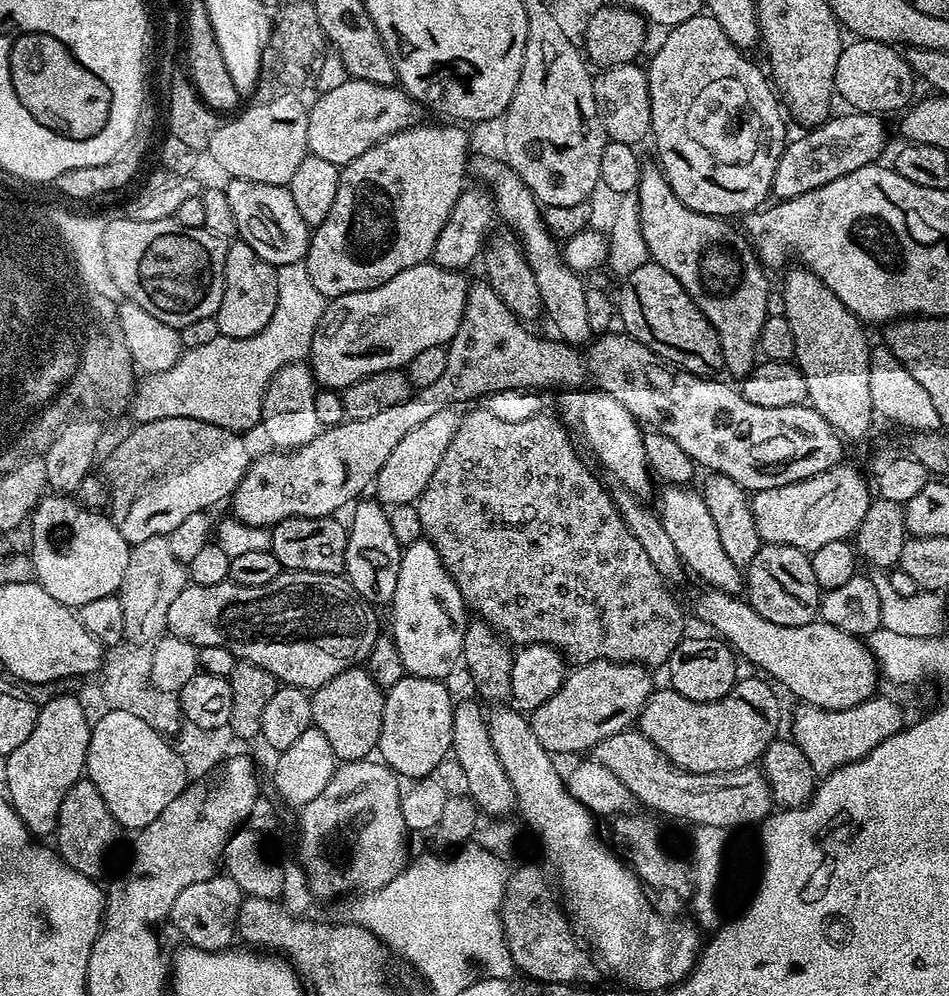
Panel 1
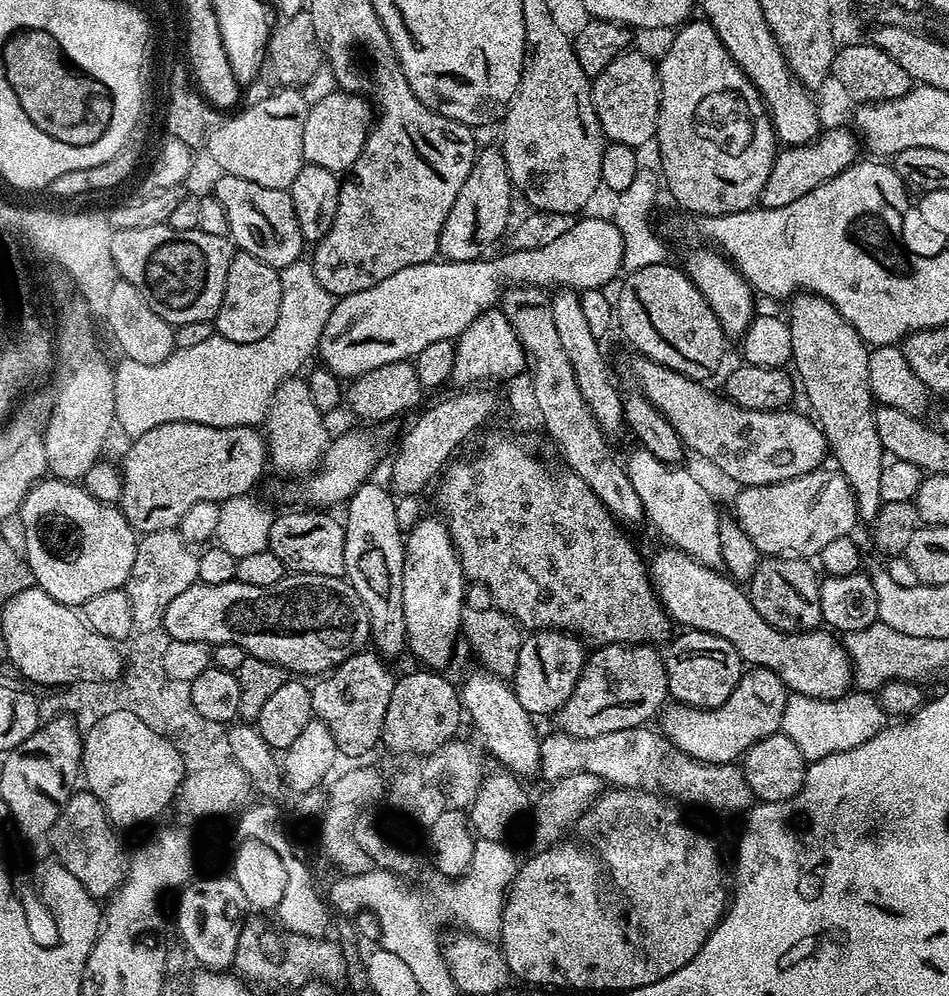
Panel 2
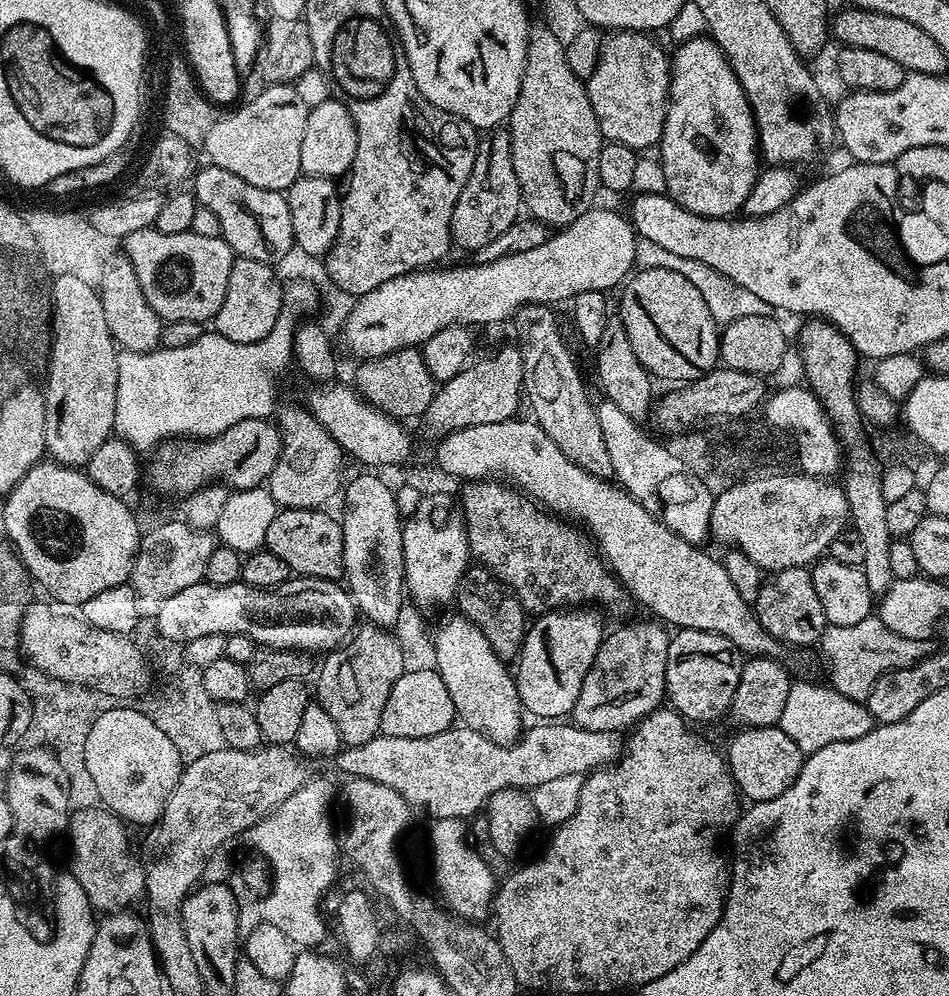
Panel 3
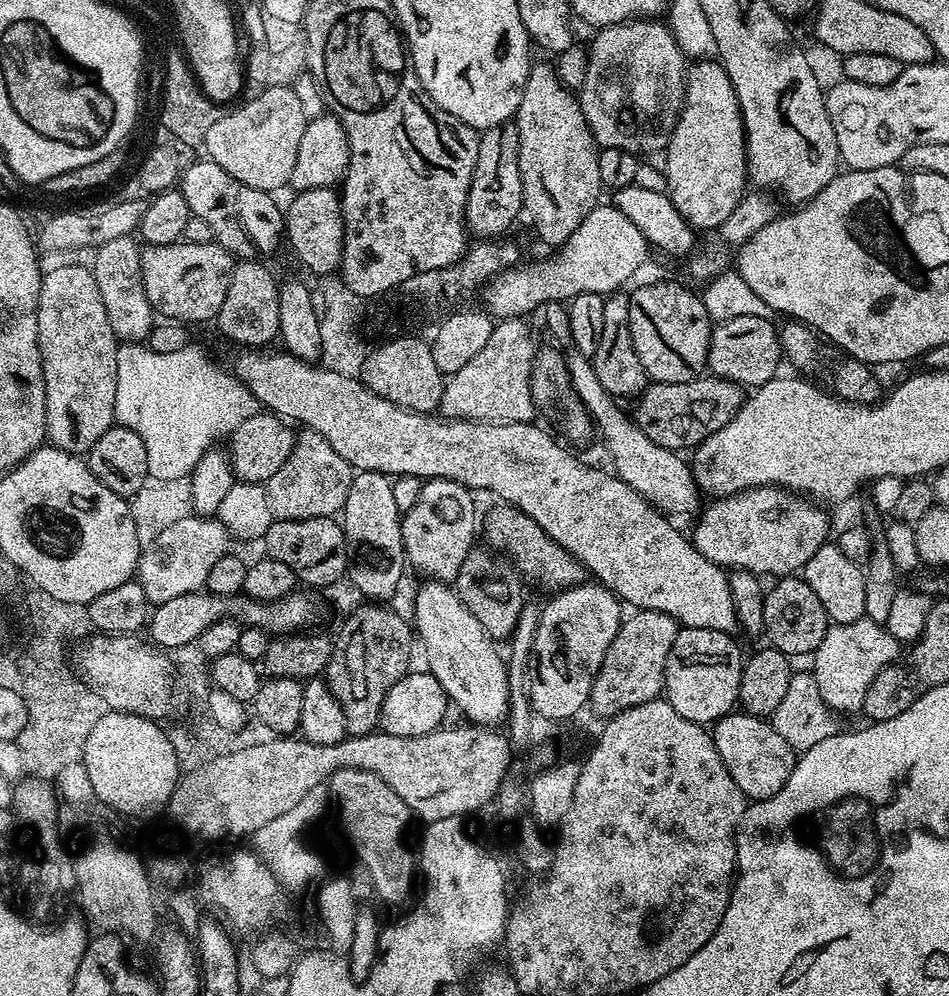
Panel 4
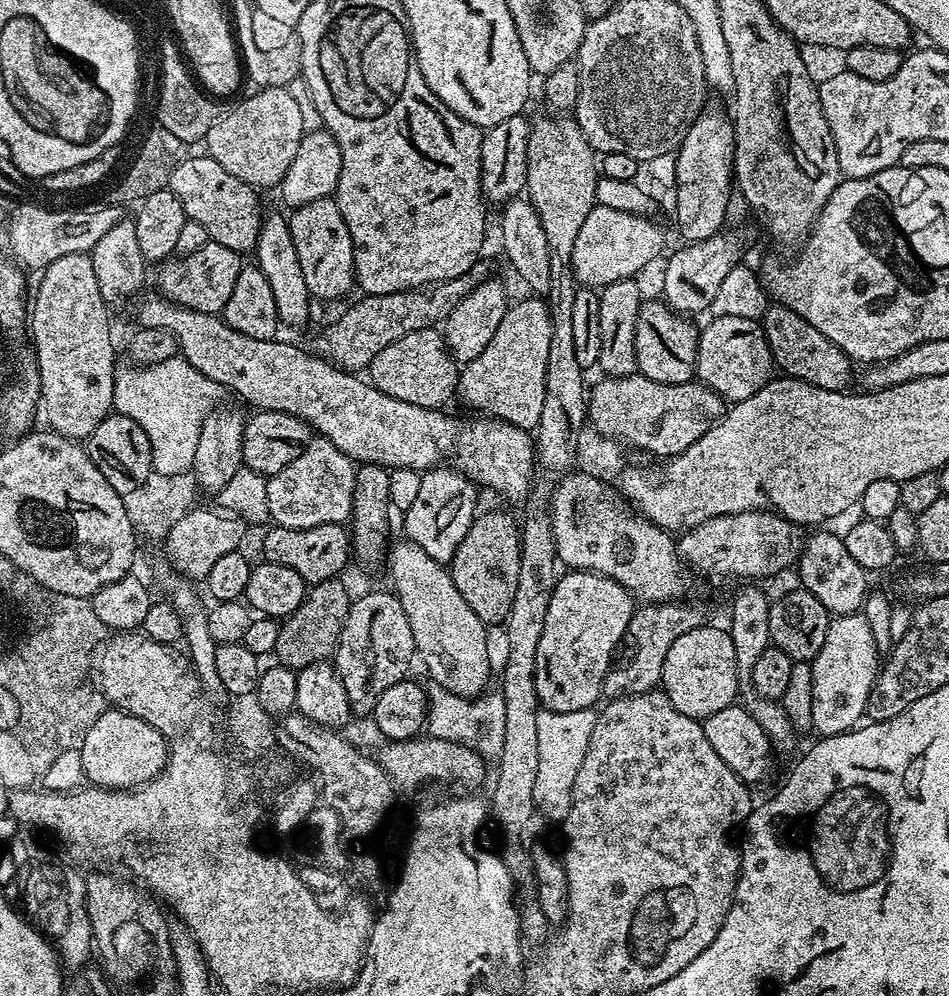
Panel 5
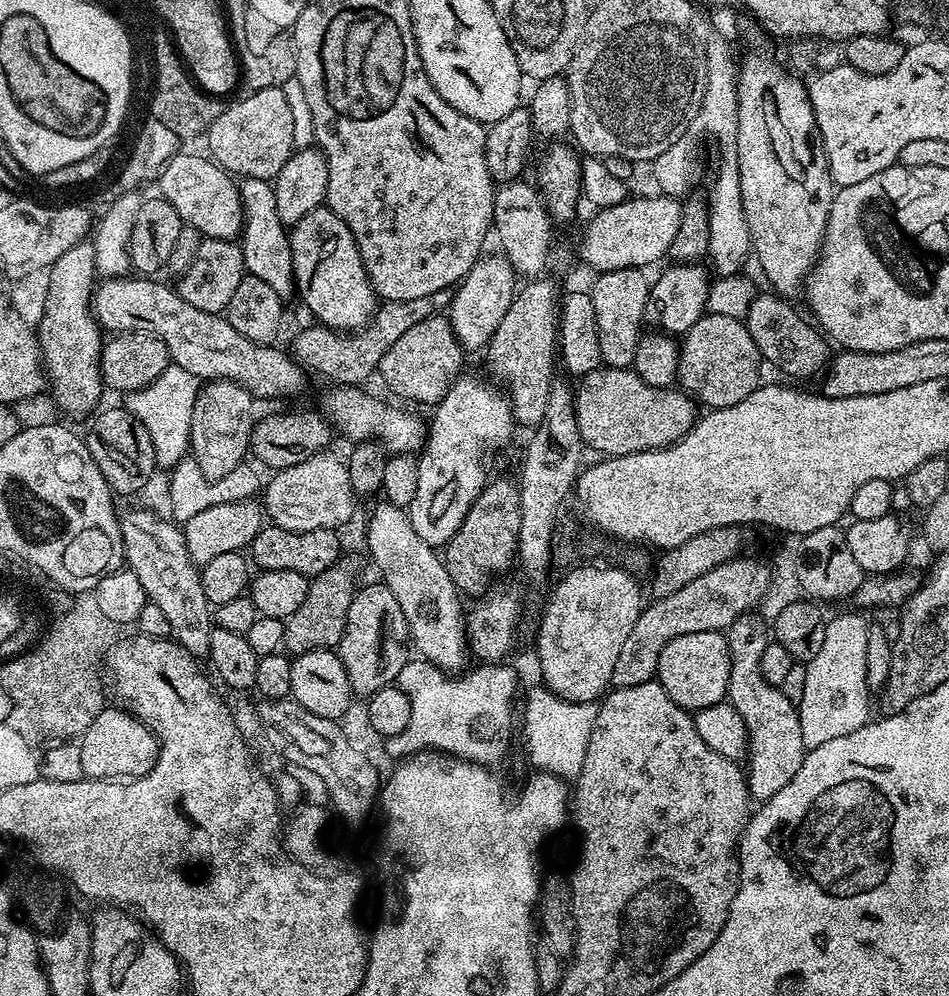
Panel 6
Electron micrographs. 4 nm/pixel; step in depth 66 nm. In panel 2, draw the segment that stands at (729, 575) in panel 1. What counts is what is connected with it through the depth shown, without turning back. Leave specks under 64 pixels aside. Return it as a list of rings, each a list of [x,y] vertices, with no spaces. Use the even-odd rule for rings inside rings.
[[[635,447],[624,462],[631,486],[641,499],[647,521],[656,526],[673,548],[690,554],[700,564],[717,570],[723,569],[720,522],[722,513],[716,509],[710,493],[696,476],[675,463],[655,458],[645,448]]]

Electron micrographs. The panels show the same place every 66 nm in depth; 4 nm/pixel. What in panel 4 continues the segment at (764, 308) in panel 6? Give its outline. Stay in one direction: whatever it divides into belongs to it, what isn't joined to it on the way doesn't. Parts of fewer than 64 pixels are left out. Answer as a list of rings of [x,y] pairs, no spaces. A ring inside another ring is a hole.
[[[793,320],[785,321],[784,324],[779,329],[781,353],[787,363],[789,360],[797,368],[797,373],[819,382],[827,391],[839,396],[841,400],[849,400],[851,404],[880,403],[880,380],[872,373],[875,371],[869,365],[849,356],[834,358],[833,349],[807,324]]]

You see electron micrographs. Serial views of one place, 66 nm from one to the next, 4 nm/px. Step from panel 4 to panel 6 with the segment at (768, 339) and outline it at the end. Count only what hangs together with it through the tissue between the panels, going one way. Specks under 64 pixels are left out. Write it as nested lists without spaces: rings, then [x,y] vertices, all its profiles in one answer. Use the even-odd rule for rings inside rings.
[[[714,310],[705,311],[704,316],[698,318],[698,322],[694,322],[694,326],[690,326],[688,332],[683,333],[679,346],[679,387],[687,392],[693,400],[703,405],[705,409],[734,406],[734,402],[742,402],[742,398],[749,396],[755,388],[761,387],[760,366],[762,367],[762,359],[758,346],[754,344],[754,339],[751,338],[750,330],[747,329],[744,320],[730,318],[726,314],[718,314]]]

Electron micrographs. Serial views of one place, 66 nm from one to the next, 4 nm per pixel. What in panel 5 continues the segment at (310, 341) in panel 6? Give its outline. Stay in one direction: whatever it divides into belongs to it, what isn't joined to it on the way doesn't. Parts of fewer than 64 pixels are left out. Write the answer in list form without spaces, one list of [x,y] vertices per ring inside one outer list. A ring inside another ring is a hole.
[[[478,262],[466,274],[453,280],[443,280],[435,286],[411,288],[405,292],[394,294],[378,294],[377,296],[361,295],[360,301],[353,308],[348,308],[340,316],[337,324],[332,324],[320,337],[316,344],[319,355],[327,358],[337,368],[345,370],[364,370],[368,363],[378,354],[378,350],[386,350],[390,342],[402,338],[406,334],[414,334],[414,330],[435,328],[443,325],[448,315],[484,280],[489,279],[490,272],[484,262]]]

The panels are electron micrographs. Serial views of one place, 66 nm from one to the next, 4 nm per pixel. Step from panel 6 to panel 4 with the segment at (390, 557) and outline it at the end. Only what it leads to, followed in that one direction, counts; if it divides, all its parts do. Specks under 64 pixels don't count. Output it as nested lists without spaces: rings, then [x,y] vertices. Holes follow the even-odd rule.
[[[429,579],[416,592],[416,601],[412,604],[411,623],[414,625],[415,635],[418,637],[418,644],[424,647],[424,660],[427,671],[432,673],[434,678],[442,686],[442,690],[448,695],[449,701],[456,704],[469,716],[478,726],[496,726],[496,723],[507,721],[508,719],[508,688],[505,657],[500,654],[497,641],[489,636],[488,632],[466,610],[466,606],[457,598],[455,591],[447,583],[439,580]]]

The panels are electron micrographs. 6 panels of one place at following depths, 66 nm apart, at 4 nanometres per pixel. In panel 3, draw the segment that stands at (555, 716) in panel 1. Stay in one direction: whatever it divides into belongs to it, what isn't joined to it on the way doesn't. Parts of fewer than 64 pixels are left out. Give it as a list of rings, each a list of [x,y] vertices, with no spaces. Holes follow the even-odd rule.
[[[647,619],[637,624],[626,624],[613,632],[611,629],[600,643],[594,666],[590,666],[590,674],[586,674],[586,682],[582,682],[582,694],[578,694],[578,702],[574,702],[574,710],[570,714],[579,728],[591,732],[628,730],[665,703],[670,632],[663,623]]]

